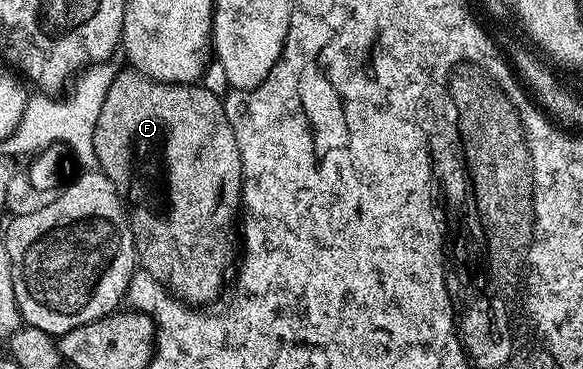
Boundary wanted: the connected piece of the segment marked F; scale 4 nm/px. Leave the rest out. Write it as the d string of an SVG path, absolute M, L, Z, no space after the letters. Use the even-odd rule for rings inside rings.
M123 67L123 70L118 70L115 73L113 83L109 83L109 91L105 91L105 104L101 107L101 115L97 115L97 127L93 127L93 151L97 155L99 160L99 169L110 179L115 189L119 193L119 196L123 198L124 202L129 206L129 220L131 223L131 234L133 235L133 243L135 244L135 255L138 264L142 266L146 272L150 273L152 277L166 287L174 296L178 297L181 301L186 301L188 305L192 307L207 307L210 306L210 301L215 301L219 297L219 292L223 289L223 276L227 273L227 264L230 263L231 257L227 254L227 245L223 242L223 232L231 225L231 220L236 220L237 214L241 209L241 202L243 199L243 172L241 171L241 155L237 151L237 139L233 135L233 127L229 127L229 119L225 115L223 110L223 103L220 97L213 95L213 91L209 91L202 83L196 83L194 85L170 85L169 83L161 83L160 81L152 81L143 73L136 73L134 69L130 67Z

